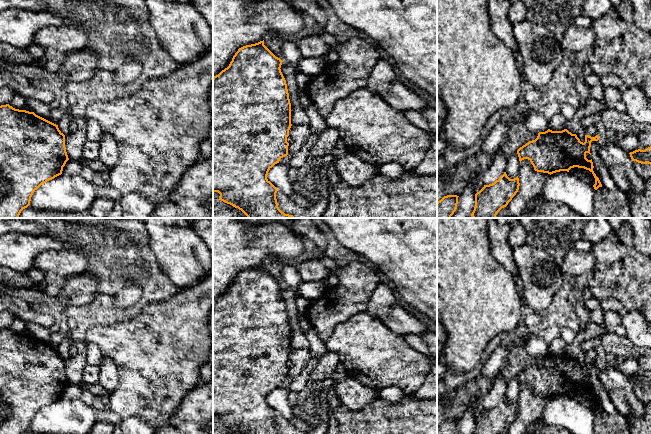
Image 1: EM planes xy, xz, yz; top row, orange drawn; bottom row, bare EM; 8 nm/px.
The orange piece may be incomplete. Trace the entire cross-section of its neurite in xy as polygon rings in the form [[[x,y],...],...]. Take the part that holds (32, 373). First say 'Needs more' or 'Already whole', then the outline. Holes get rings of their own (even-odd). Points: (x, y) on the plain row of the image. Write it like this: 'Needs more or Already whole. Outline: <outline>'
Already whole. Outline: [[[9,328],[0,330],[0,434],[23,434],[30,429],[33,417],[44,407],[62,398],[69,384],[65,359],[58,349],[34,336],[15,333]]]

